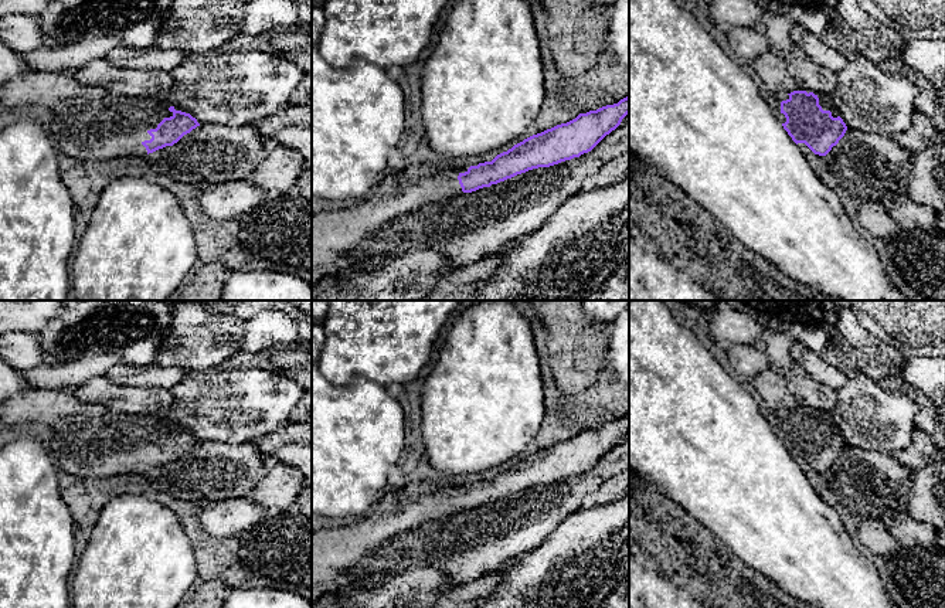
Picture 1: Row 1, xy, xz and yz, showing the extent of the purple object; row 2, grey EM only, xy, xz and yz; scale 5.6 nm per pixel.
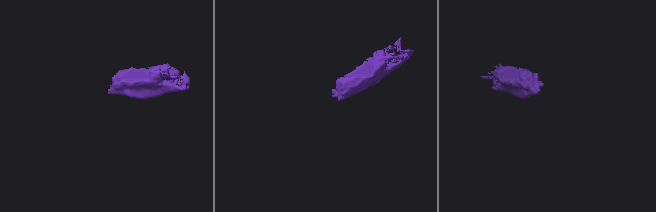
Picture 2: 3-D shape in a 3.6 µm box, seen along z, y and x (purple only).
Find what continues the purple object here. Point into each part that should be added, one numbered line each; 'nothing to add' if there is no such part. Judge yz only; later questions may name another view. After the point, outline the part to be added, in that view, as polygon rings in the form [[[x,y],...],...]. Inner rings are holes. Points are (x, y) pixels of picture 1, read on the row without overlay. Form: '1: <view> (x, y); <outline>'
1: yz (825, 418); [[[823,411],[817,415],[819,415],[819,422],[822,424],[823,428],[830,428],[833,435],[839,434],[837,425],[834,424],[830,412]]]

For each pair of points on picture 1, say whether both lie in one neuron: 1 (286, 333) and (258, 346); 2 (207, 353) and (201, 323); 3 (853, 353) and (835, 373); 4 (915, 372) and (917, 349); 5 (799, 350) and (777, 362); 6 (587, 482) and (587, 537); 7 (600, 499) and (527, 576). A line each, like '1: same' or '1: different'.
1: same
2: same
3: different
4: same
5: different
6: different
7: different

